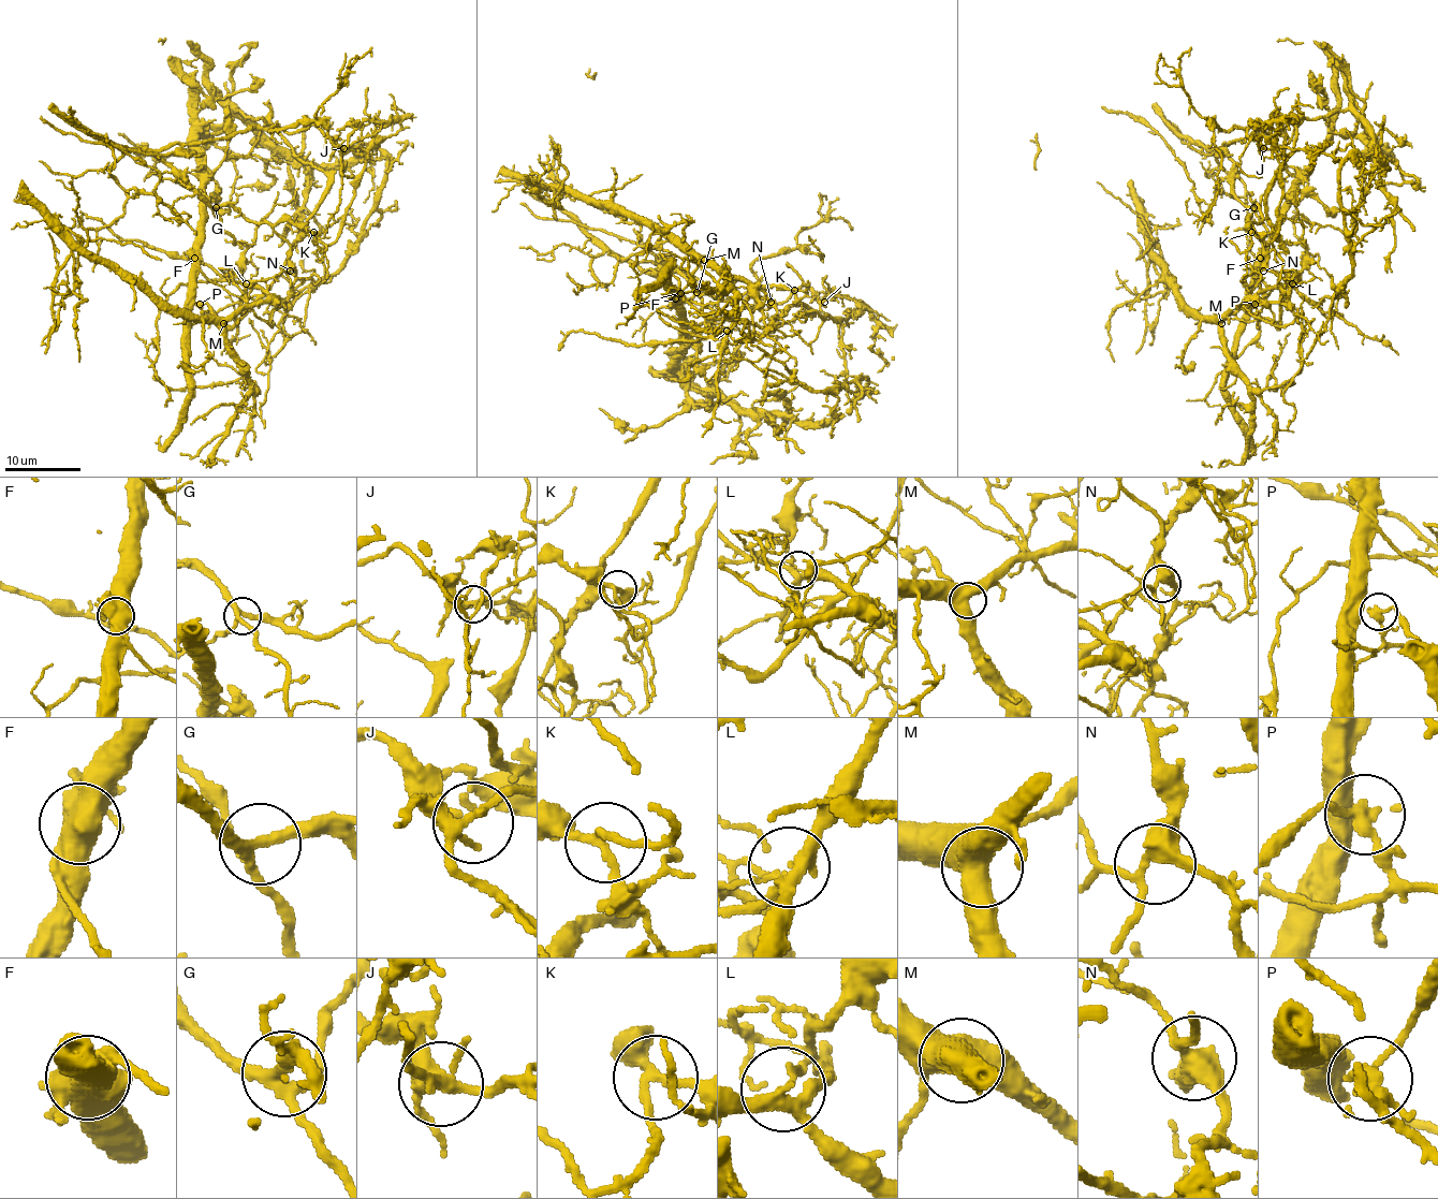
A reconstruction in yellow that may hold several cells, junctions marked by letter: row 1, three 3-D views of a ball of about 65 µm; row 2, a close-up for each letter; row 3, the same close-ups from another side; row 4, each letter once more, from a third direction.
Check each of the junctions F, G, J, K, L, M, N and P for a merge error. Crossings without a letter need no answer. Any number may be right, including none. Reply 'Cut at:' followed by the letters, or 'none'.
Cut at: F, L, P

